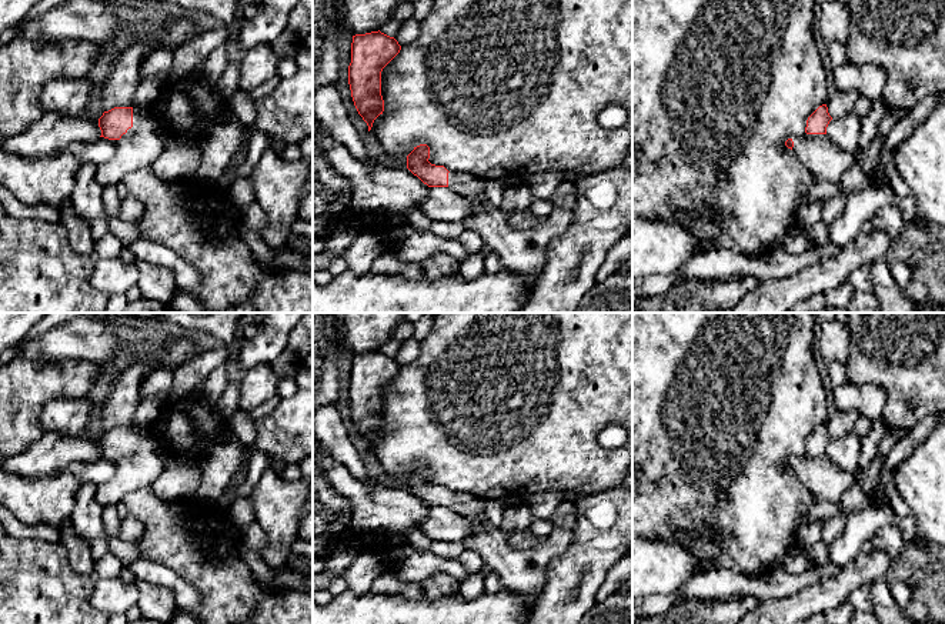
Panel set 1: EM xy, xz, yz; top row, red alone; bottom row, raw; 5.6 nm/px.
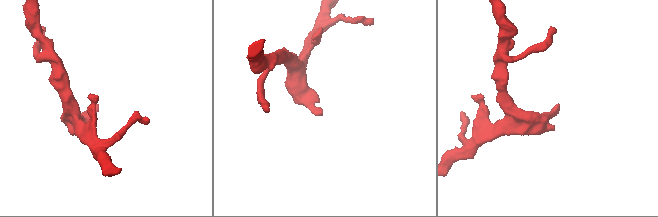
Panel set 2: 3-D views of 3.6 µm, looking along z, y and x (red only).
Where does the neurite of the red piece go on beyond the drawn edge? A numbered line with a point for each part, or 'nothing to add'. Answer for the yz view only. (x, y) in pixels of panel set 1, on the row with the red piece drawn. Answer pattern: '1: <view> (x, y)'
1: yz (815, 152)

